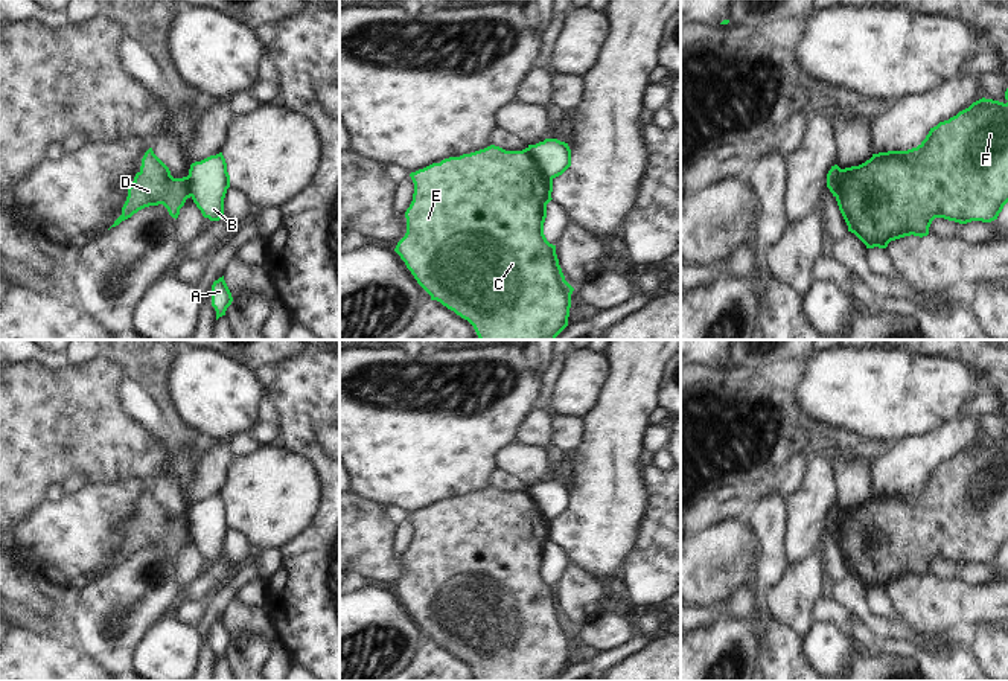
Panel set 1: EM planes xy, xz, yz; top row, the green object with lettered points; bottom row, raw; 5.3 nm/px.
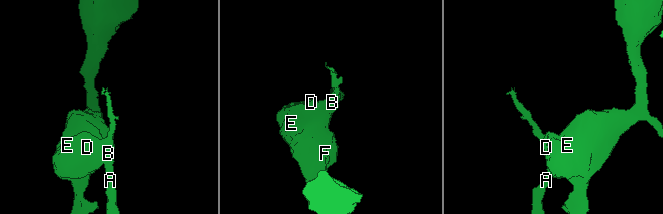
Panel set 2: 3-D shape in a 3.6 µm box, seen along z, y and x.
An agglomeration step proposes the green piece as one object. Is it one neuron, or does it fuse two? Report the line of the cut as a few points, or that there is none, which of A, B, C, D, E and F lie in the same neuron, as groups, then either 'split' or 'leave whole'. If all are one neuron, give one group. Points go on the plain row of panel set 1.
cut xz (527, 489), (551, 521); groups A B / C D E F; split

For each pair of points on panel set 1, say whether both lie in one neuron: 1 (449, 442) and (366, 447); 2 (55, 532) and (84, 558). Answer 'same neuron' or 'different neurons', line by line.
1: same neuron
2: same neuron

